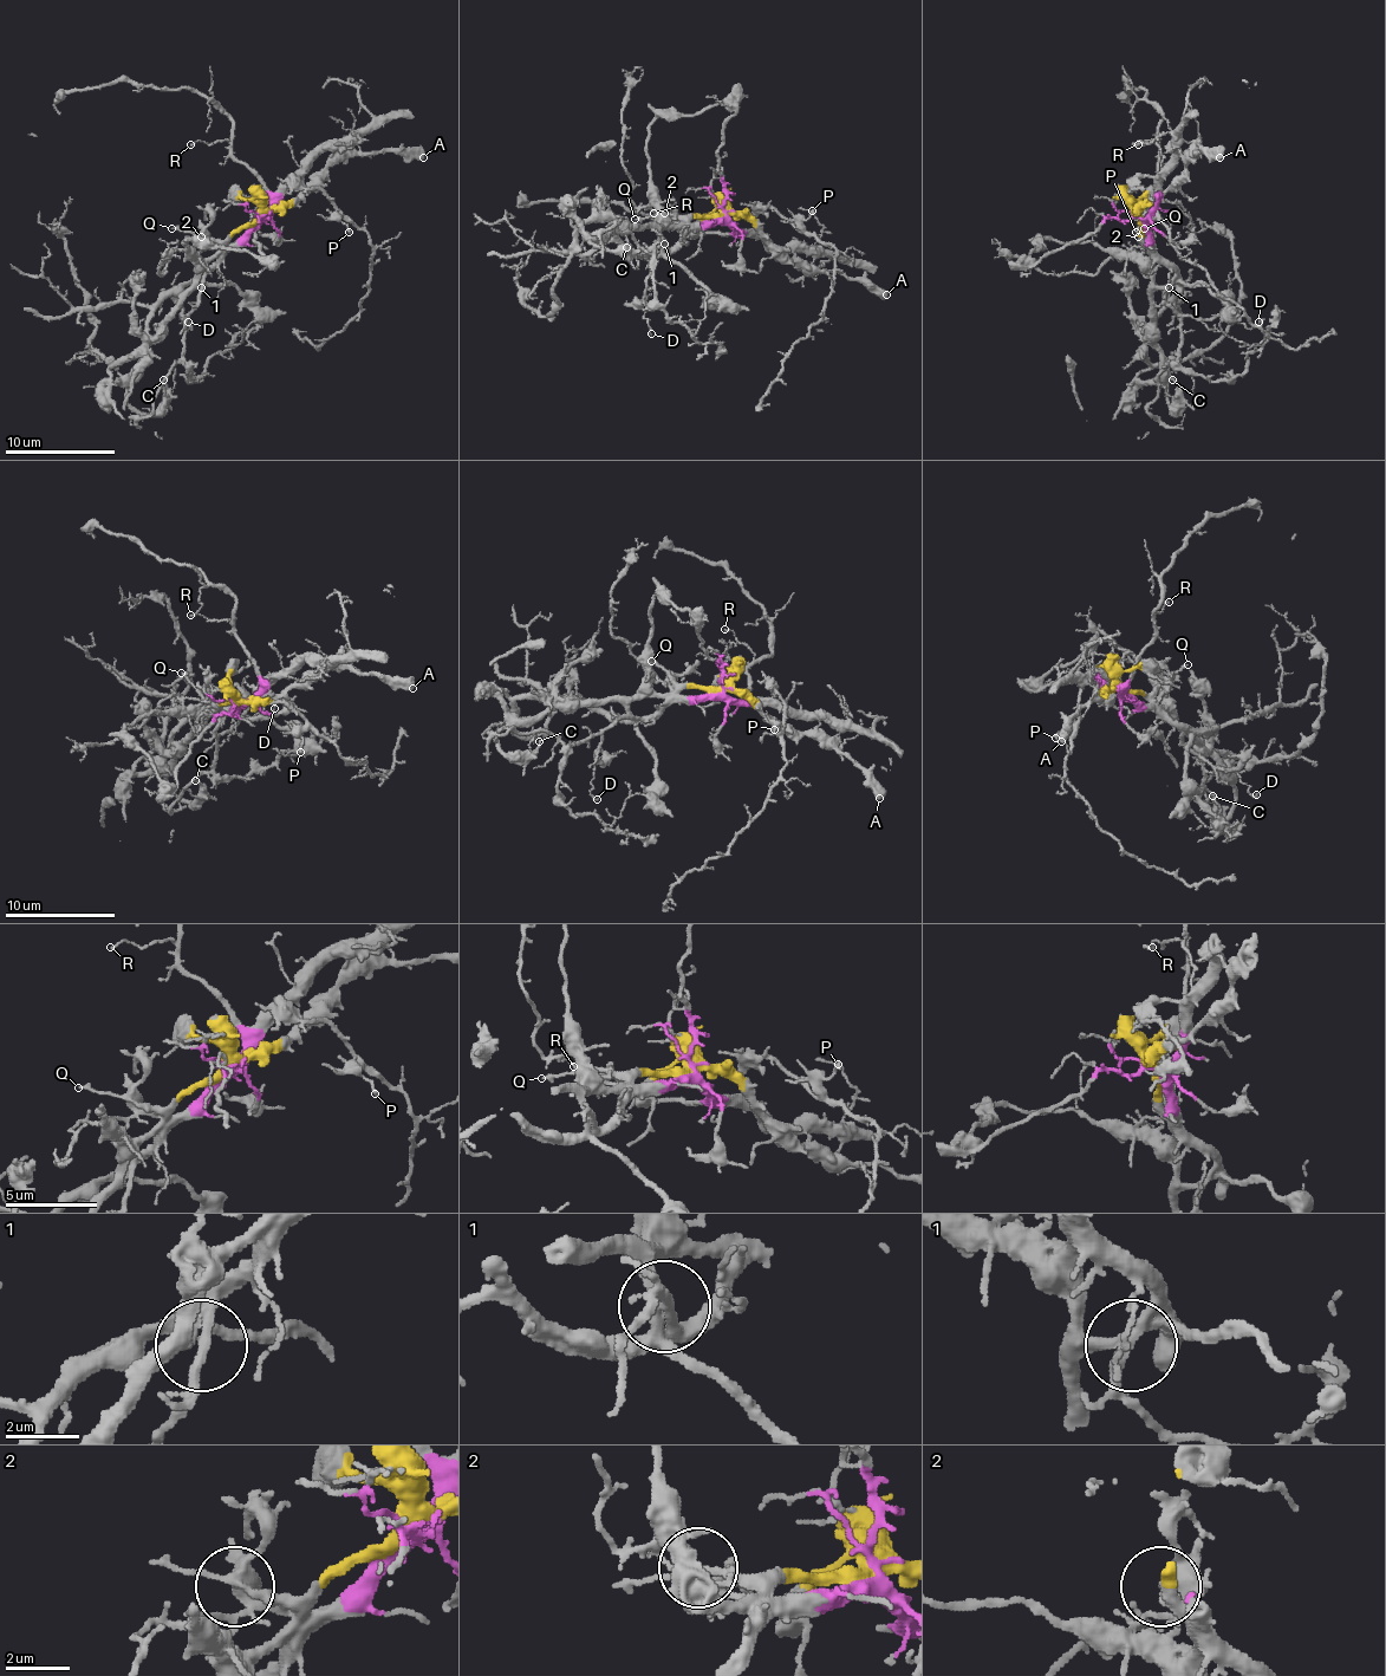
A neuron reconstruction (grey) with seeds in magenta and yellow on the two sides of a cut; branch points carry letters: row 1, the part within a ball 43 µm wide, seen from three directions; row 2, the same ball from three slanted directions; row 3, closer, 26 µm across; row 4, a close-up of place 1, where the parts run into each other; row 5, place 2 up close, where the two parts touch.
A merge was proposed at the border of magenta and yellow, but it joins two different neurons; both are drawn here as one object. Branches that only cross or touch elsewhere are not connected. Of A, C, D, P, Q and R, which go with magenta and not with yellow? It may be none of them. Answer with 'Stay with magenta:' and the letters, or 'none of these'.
Stay with magenta: D, P, R

